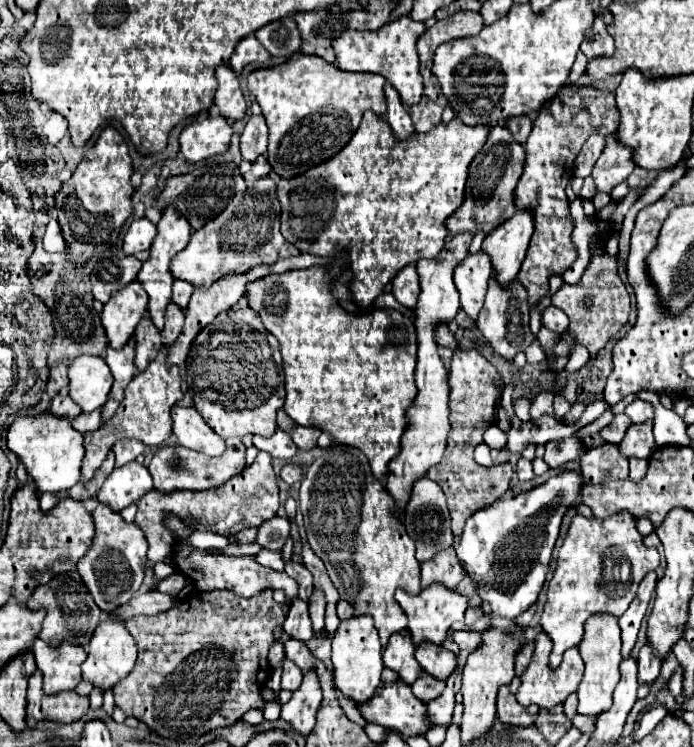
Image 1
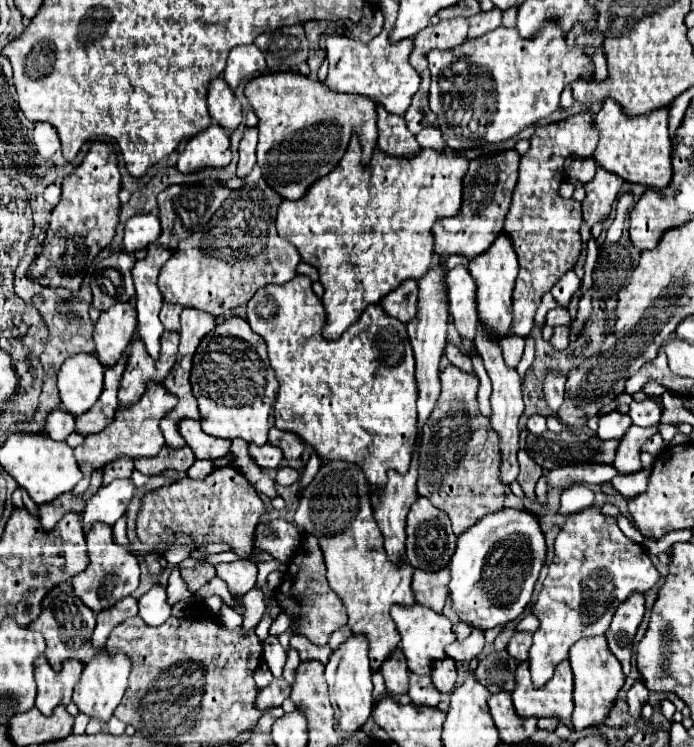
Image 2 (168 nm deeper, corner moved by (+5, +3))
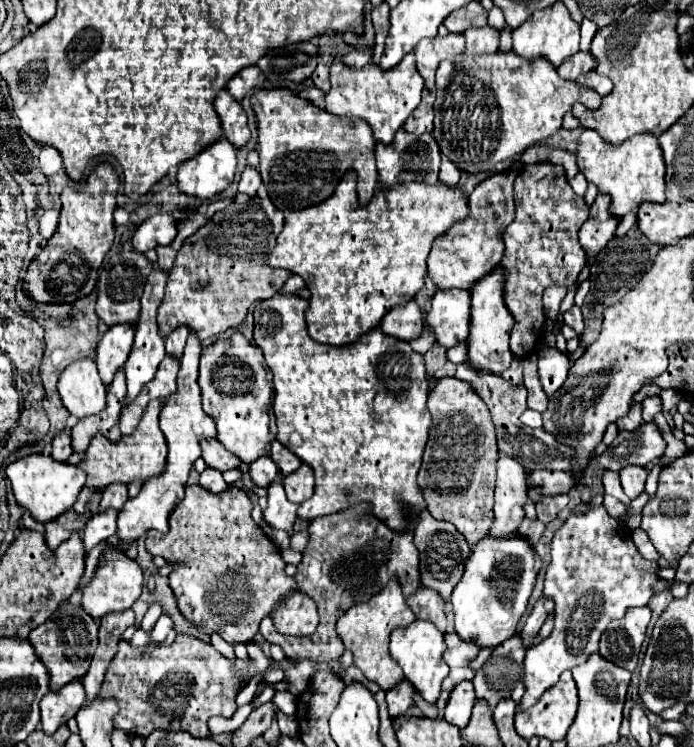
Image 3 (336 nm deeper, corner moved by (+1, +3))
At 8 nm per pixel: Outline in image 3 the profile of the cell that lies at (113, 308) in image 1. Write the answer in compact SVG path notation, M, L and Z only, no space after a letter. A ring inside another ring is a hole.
M117 323L117 325L111 325L101 337L97 345L95 361L105 385L109 385L113 381L115 371L125 365L133 345L133 331L135 331L133 325Z

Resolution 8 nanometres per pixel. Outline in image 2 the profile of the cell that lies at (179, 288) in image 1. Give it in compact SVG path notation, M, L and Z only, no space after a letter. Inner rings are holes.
M165 303L163 309L161 309L161 323L165 327L165 331L179 331L181 325L179 325L179 313L181 313L181 305L171 305L171 303Z

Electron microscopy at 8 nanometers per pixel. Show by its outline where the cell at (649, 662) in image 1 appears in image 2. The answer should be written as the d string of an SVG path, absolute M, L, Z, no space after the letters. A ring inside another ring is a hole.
M639 679L629 691L627 691L627 705L629 705L629 713L633 715L633 719L637 721L641 717L641 709L649 699L649 691L643 685L643 681Z

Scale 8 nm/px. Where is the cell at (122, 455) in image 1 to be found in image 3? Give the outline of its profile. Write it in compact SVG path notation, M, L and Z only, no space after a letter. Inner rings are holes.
M111 483L109 487L103 489L103 499L101 499L99 511L105 511L105 507L117 507L117 509L121 509L127 499L129 499L127 485L125 483Z

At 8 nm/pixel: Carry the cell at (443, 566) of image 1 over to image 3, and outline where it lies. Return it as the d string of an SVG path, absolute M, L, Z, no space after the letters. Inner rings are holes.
M419 587L407 599L407 603L417 619L429 619L437 625L439 631L445 633L445 601L441 599L441 595L437 595L437 591L429 587Z

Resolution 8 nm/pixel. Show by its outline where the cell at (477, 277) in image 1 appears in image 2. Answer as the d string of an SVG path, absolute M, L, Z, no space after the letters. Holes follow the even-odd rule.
M457 265L445 275L443 285L447 291L449 315L453 317L455 329L459 331L459 335L475 339L475 327L477 327L475 291L477 287L473 283L473 277L463 265Z

